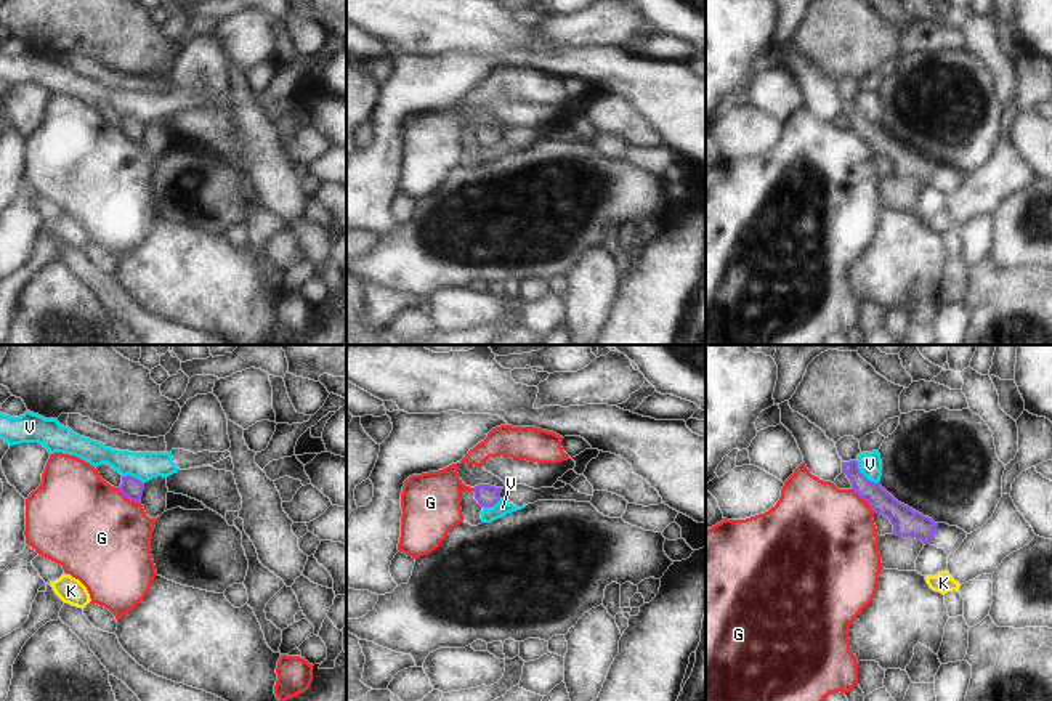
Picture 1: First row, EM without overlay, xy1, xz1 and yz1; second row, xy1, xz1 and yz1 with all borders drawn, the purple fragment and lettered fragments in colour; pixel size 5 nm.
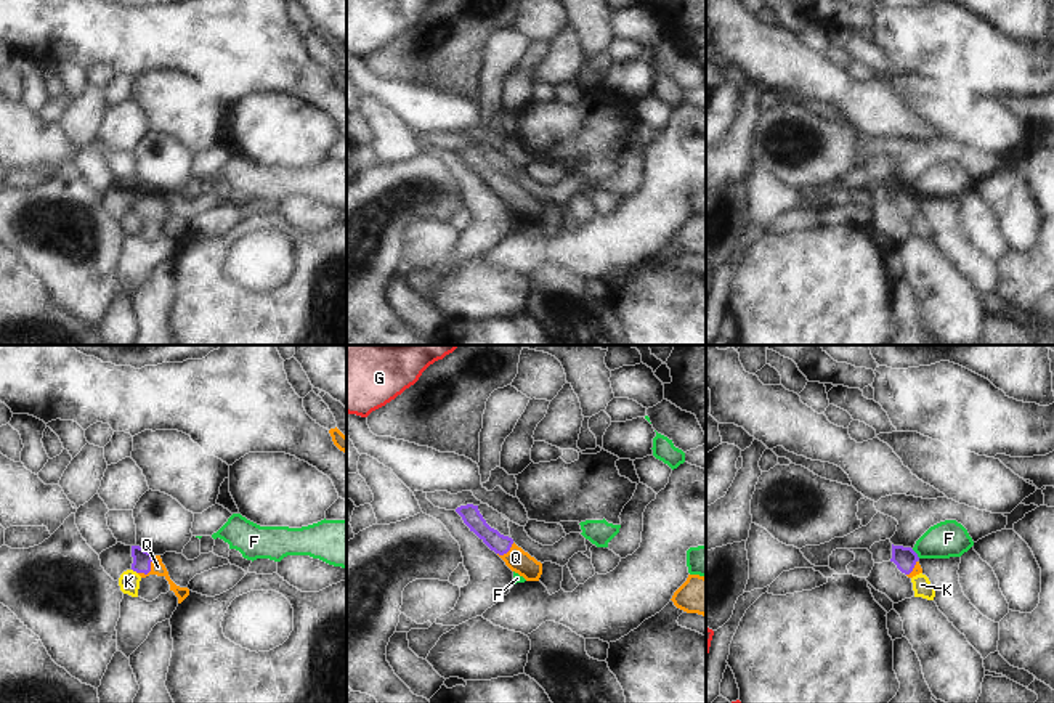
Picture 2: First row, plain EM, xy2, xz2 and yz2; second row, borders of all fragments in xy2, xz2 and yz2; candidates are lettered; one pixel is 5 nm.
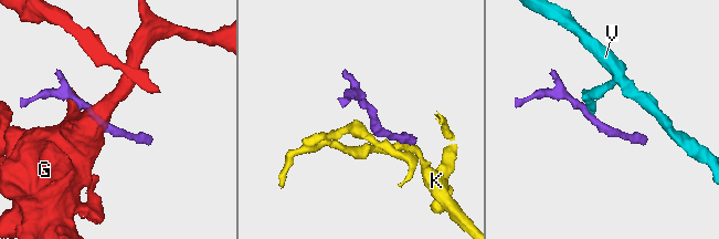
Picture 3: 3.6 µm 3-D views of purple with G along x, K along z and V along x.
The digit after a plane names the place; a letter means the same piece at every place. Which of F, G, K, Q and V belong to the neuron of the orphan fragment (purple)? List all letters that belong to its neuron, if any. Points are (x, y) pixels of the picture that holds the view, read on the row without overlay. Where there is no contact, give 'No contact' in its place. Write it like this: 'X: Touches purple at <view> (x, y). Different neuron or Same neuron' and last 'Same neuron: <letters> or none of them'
F: Touches purple at yz2 (916, 195). Different neuron
G: Touches purple at yz1 (865, 140). Different neuron
K: Touches purple at xy2 (135, 211). Different neuron
Q: Touches purple at xy2 (149, 209). Same neuron
V: Touches purple at yz1 (863, 116). Different neuron
Same neuron: Q.

